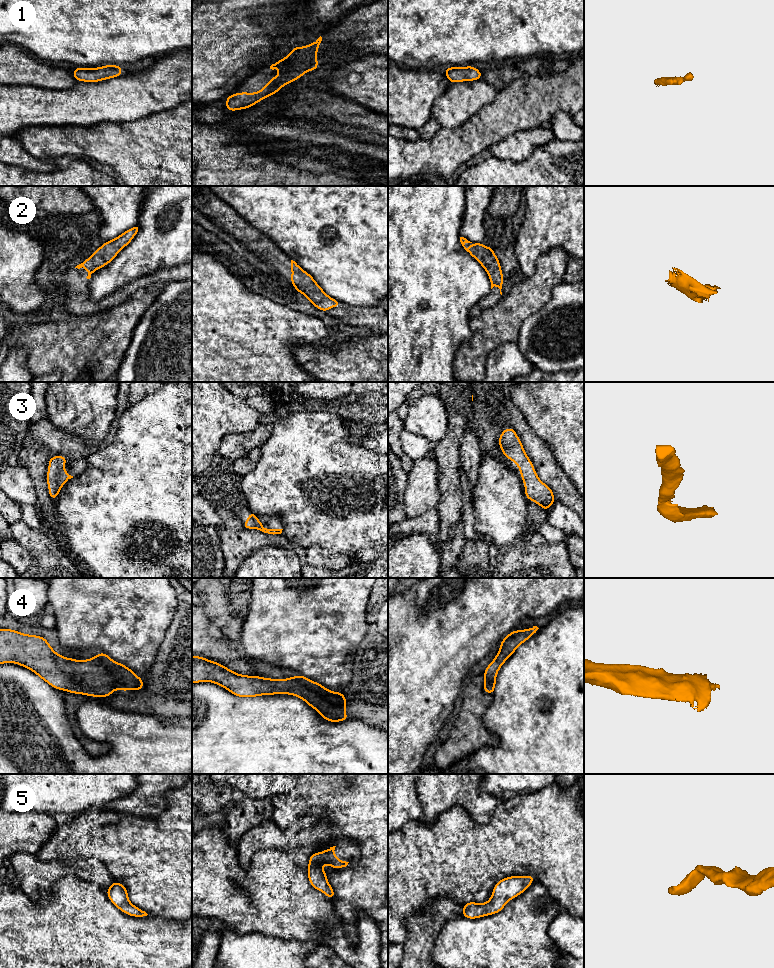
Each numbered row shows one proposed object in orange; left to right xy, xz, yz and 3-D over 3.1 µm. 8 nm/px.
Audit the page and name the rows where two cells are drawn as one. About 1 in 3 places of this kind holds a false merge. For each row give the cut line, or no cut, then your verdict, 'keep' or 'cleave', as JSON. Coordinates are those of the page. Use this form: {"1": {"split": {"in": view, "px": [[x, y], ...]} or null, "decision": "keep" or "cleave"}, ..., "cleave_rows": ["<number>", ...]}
{"1": {"split": null, "decision": "keep"}, "2": {"split": null, "decision": "keep"}, "3": {"split": null, "decision": "keep"}, "4": {"split": null, "decision": "keep"}, "5": {"split": null, "decision": "keep"}, "cleave_rows": []}

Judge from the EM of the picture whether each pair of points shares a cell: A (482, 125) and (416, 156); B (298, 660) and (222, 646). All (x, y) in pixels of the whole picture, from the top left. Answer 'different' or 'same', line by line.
A: same
B: different

